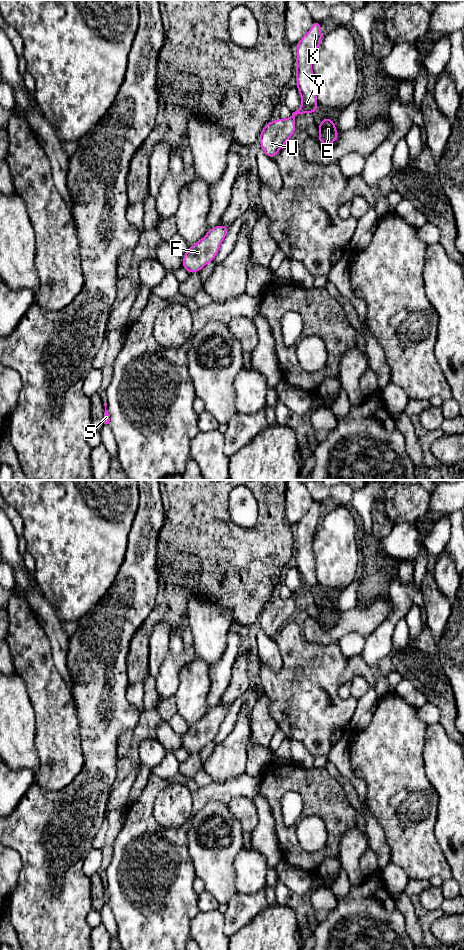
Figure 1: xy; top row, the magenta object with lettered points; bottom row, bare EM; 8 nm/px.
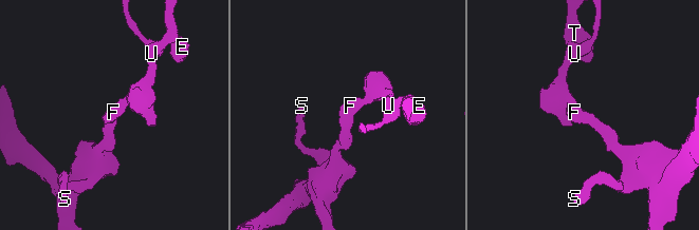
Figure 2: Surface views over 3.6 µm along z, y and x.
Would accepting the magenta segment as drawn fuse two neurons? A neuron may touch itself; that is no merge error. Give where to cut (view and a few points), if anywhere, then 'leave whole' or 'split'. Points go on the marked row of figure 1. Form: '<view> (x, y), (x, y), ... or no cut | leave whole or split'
no cut | leave whole

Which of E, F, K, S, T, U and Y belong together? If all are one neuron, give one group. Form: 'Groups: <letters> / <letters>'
Groups: E F K S T U Y

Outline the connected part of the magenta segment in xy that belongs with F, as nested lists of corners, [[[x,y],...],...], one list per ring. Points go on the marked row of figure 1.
[[[218,225],[209,229],[206,235],[190,246],[183,255],[182,268],[189,273],[199,272],[207,263],[213,261],[228,229],[229,226],[225,225]]]

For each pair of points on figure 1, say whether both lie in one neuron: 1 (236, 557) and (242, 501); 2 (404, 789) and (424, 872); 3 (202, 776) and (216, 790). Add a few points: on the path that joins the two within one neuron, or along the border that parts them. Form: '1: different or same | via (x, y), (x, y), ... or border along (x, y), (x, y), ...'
1: different | border along (228, 505), (236, 524), (255, 525)
2: same | via (406, 810), (409, 834), (416, 851)
3: different | border along (191, 779), (198, 786), (206, 786), (212, 782)

